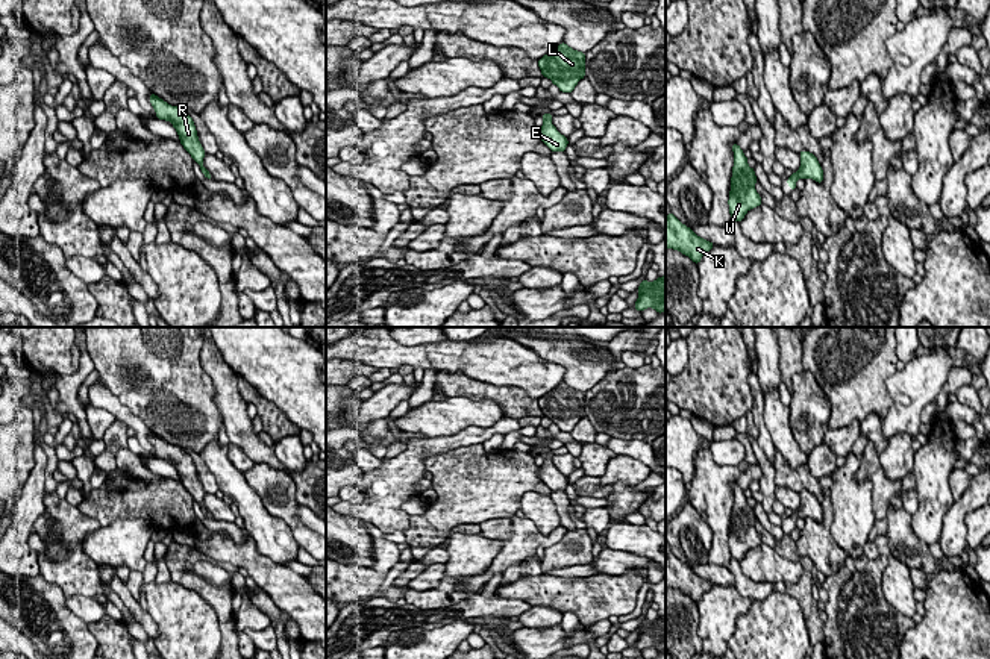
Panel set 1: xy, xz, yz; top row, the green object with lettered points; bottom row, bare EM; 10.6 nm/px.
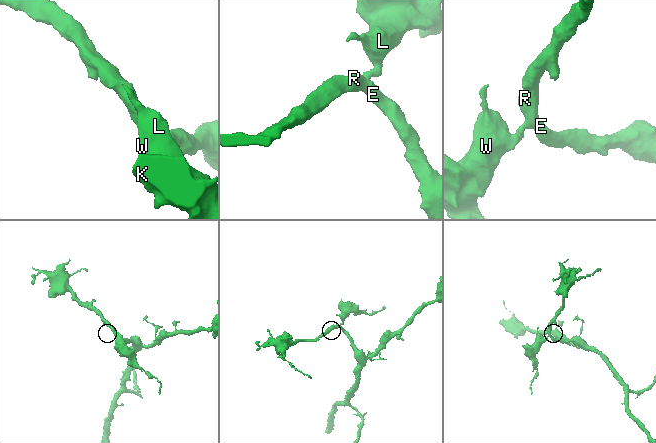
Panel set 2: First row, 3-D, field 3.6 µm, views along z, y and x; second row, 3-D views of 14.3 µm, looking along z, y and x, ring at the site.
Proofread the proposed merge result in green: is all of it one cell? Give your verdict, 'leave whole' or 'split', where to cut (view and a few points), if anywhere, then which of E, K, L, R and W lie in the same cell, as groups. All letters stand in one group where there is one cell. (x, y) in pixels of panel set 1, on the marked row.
leave whole; no cut; E K L R W

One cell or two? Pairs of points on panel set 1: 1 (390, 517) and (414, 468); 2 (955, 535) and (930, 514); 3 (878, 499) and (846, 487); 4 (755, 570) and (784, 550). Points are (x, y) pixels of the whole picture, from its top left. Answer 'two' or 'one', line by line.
1: one
2: two
3: two
4: two

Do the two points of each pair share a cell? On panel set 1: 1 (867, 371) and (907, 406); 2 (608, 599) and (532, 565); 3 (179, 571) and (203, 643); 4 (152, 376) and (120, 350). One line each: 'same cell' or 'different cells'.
1: different cells
2: different cells
3: different cells
4: same cell

